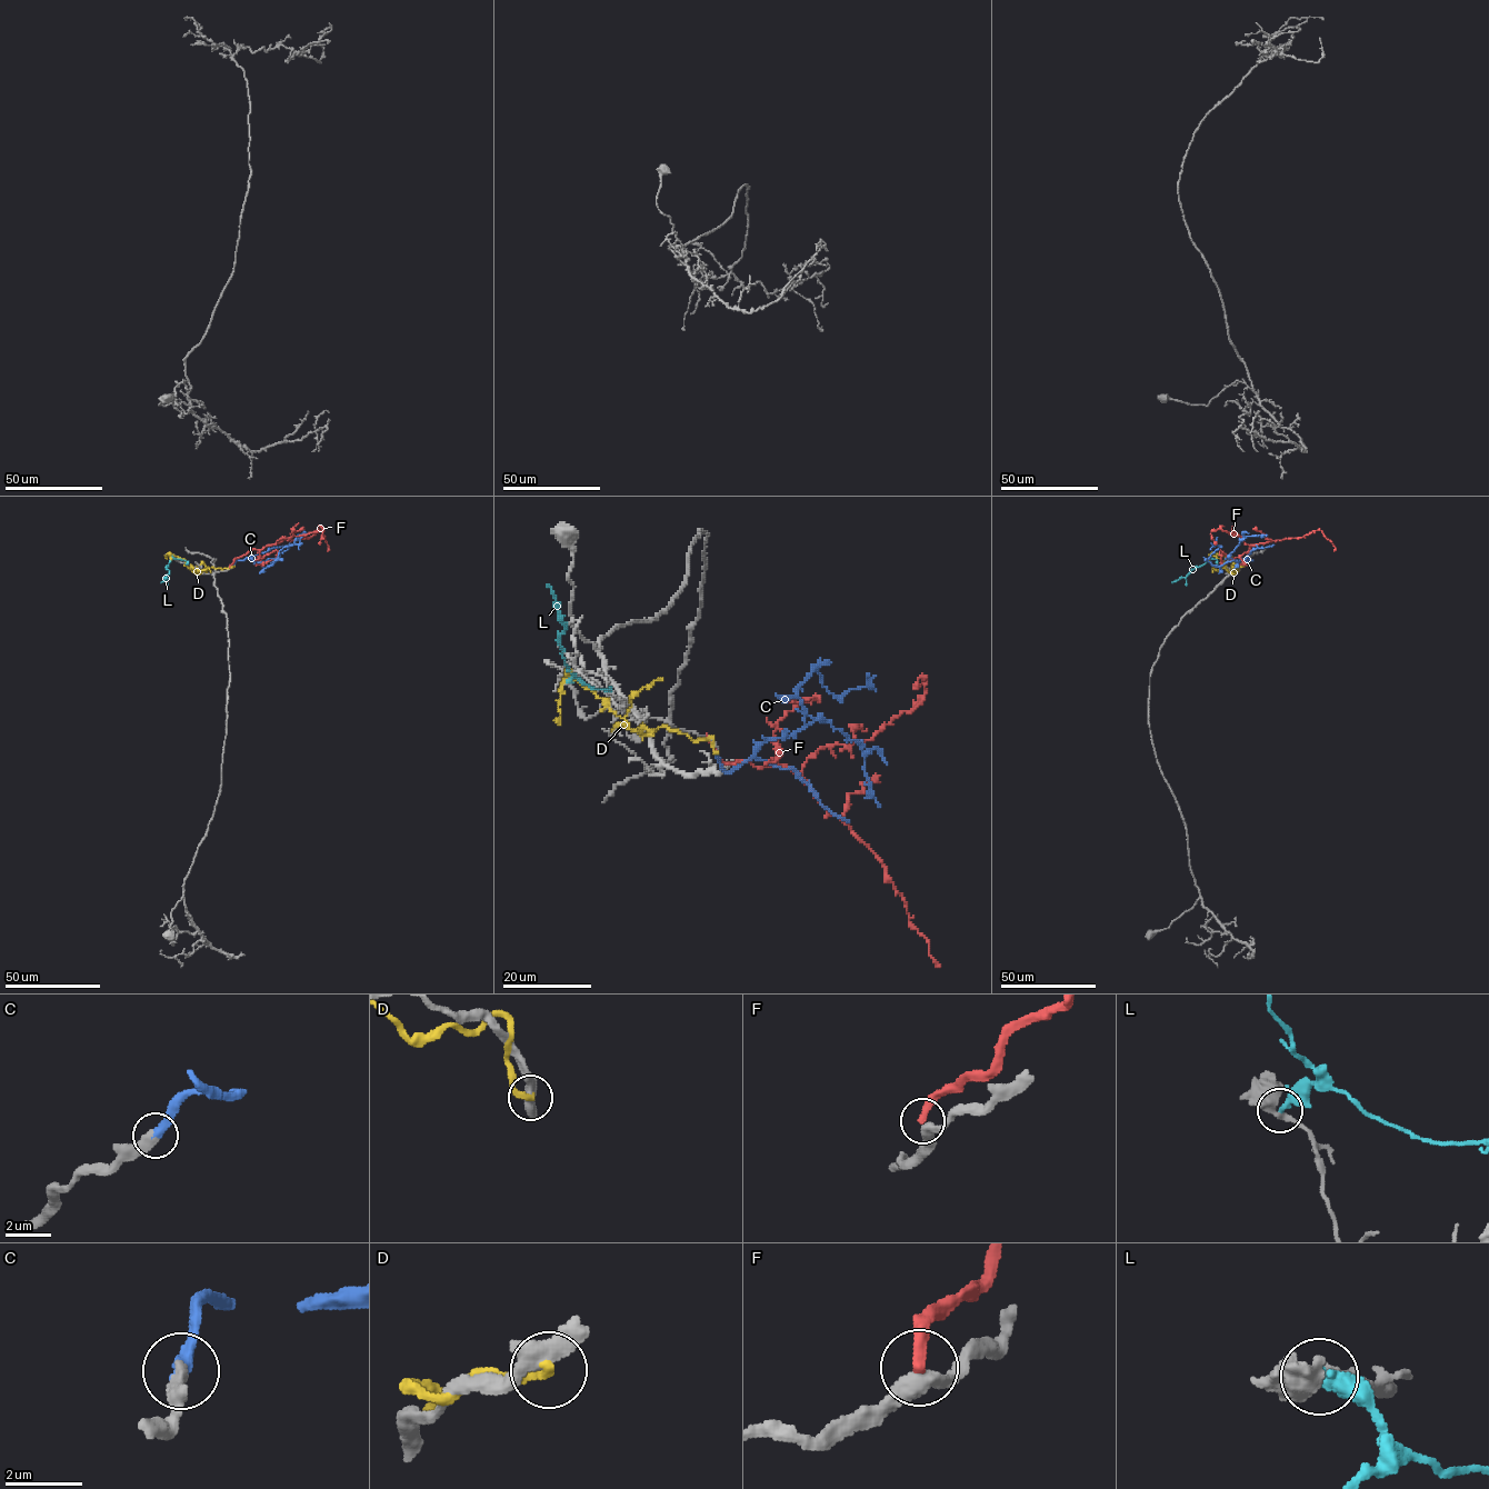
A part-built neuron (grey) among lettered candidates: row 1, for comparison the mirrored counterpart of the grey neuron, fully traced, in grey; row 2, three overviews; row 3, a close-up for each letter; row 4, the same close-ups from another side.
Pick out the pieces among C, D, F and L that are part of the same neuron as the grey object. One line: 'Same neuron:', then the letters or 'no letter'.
Same neuron: C

